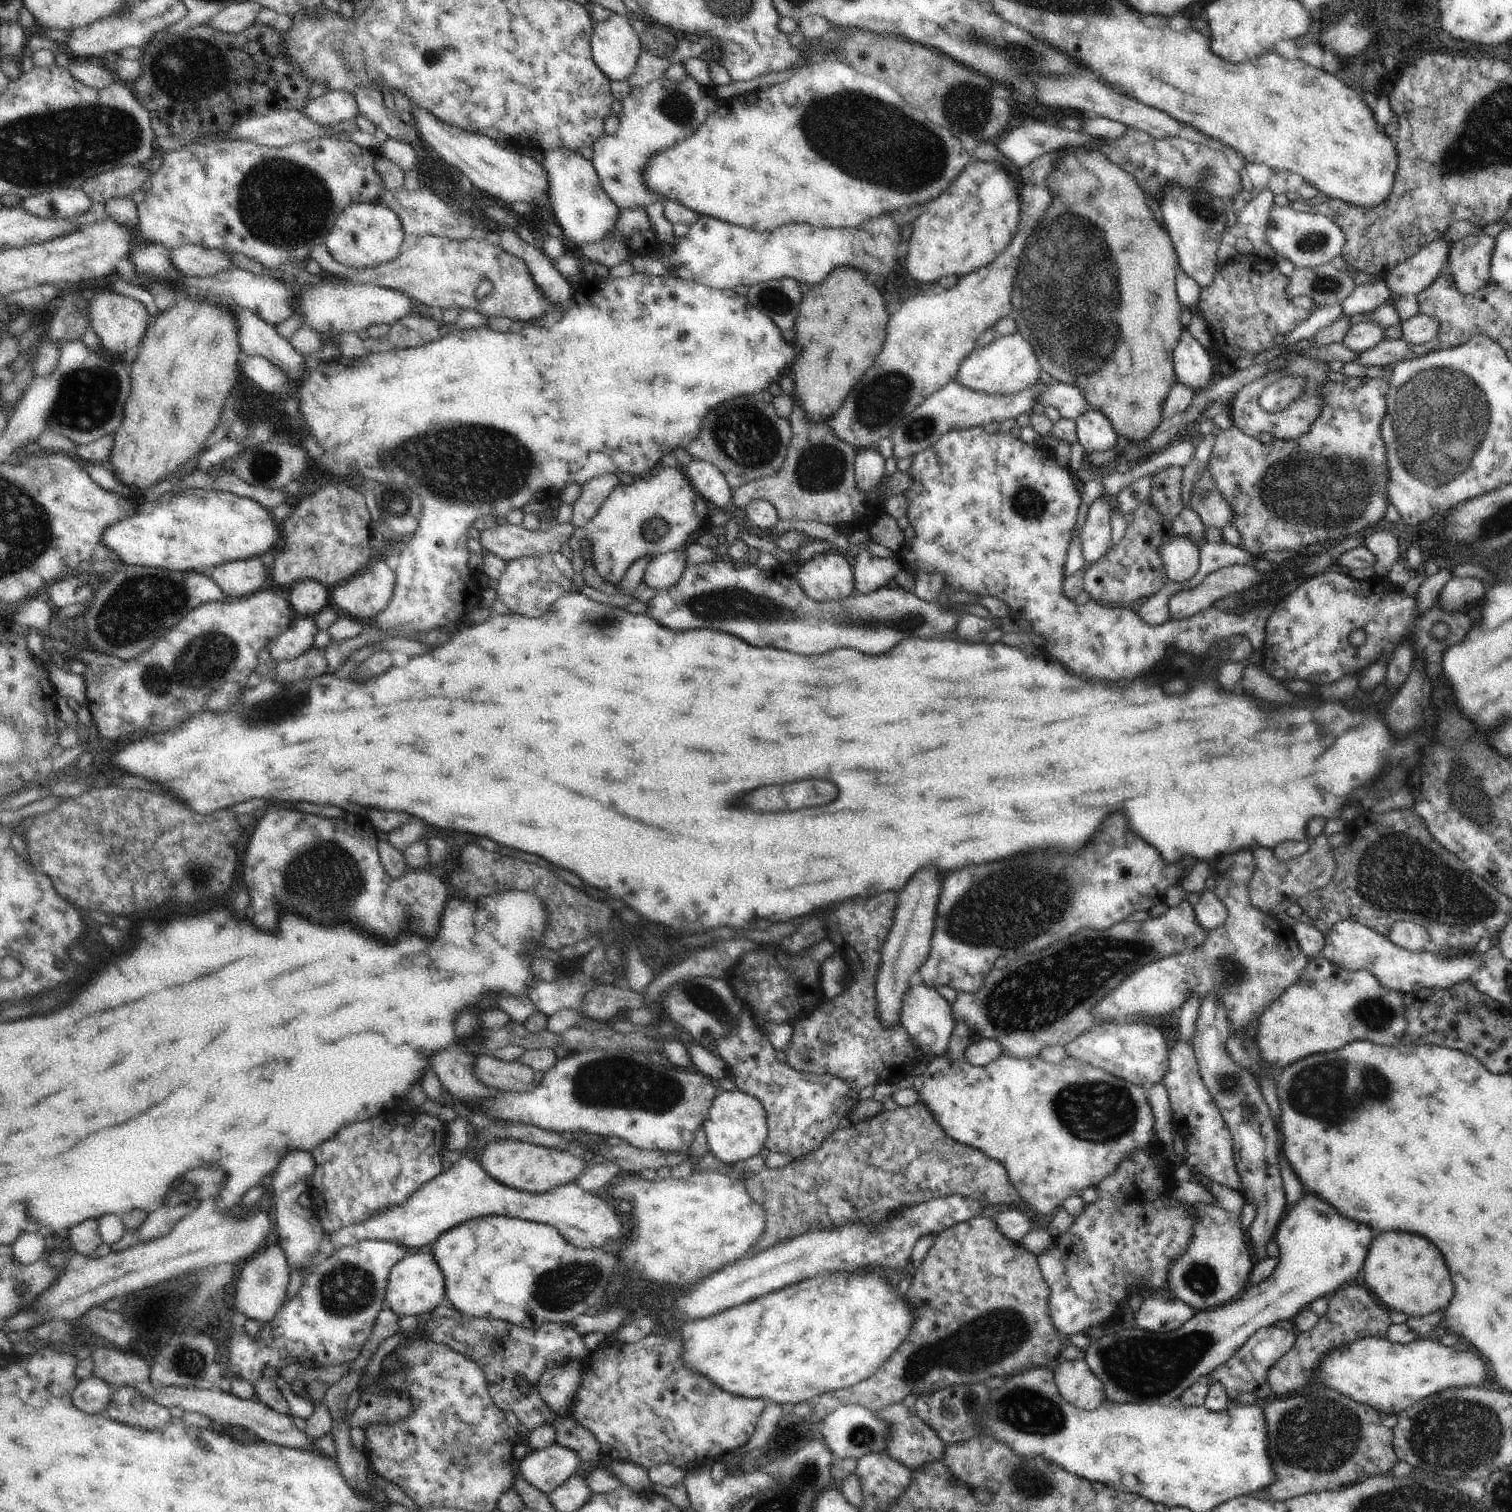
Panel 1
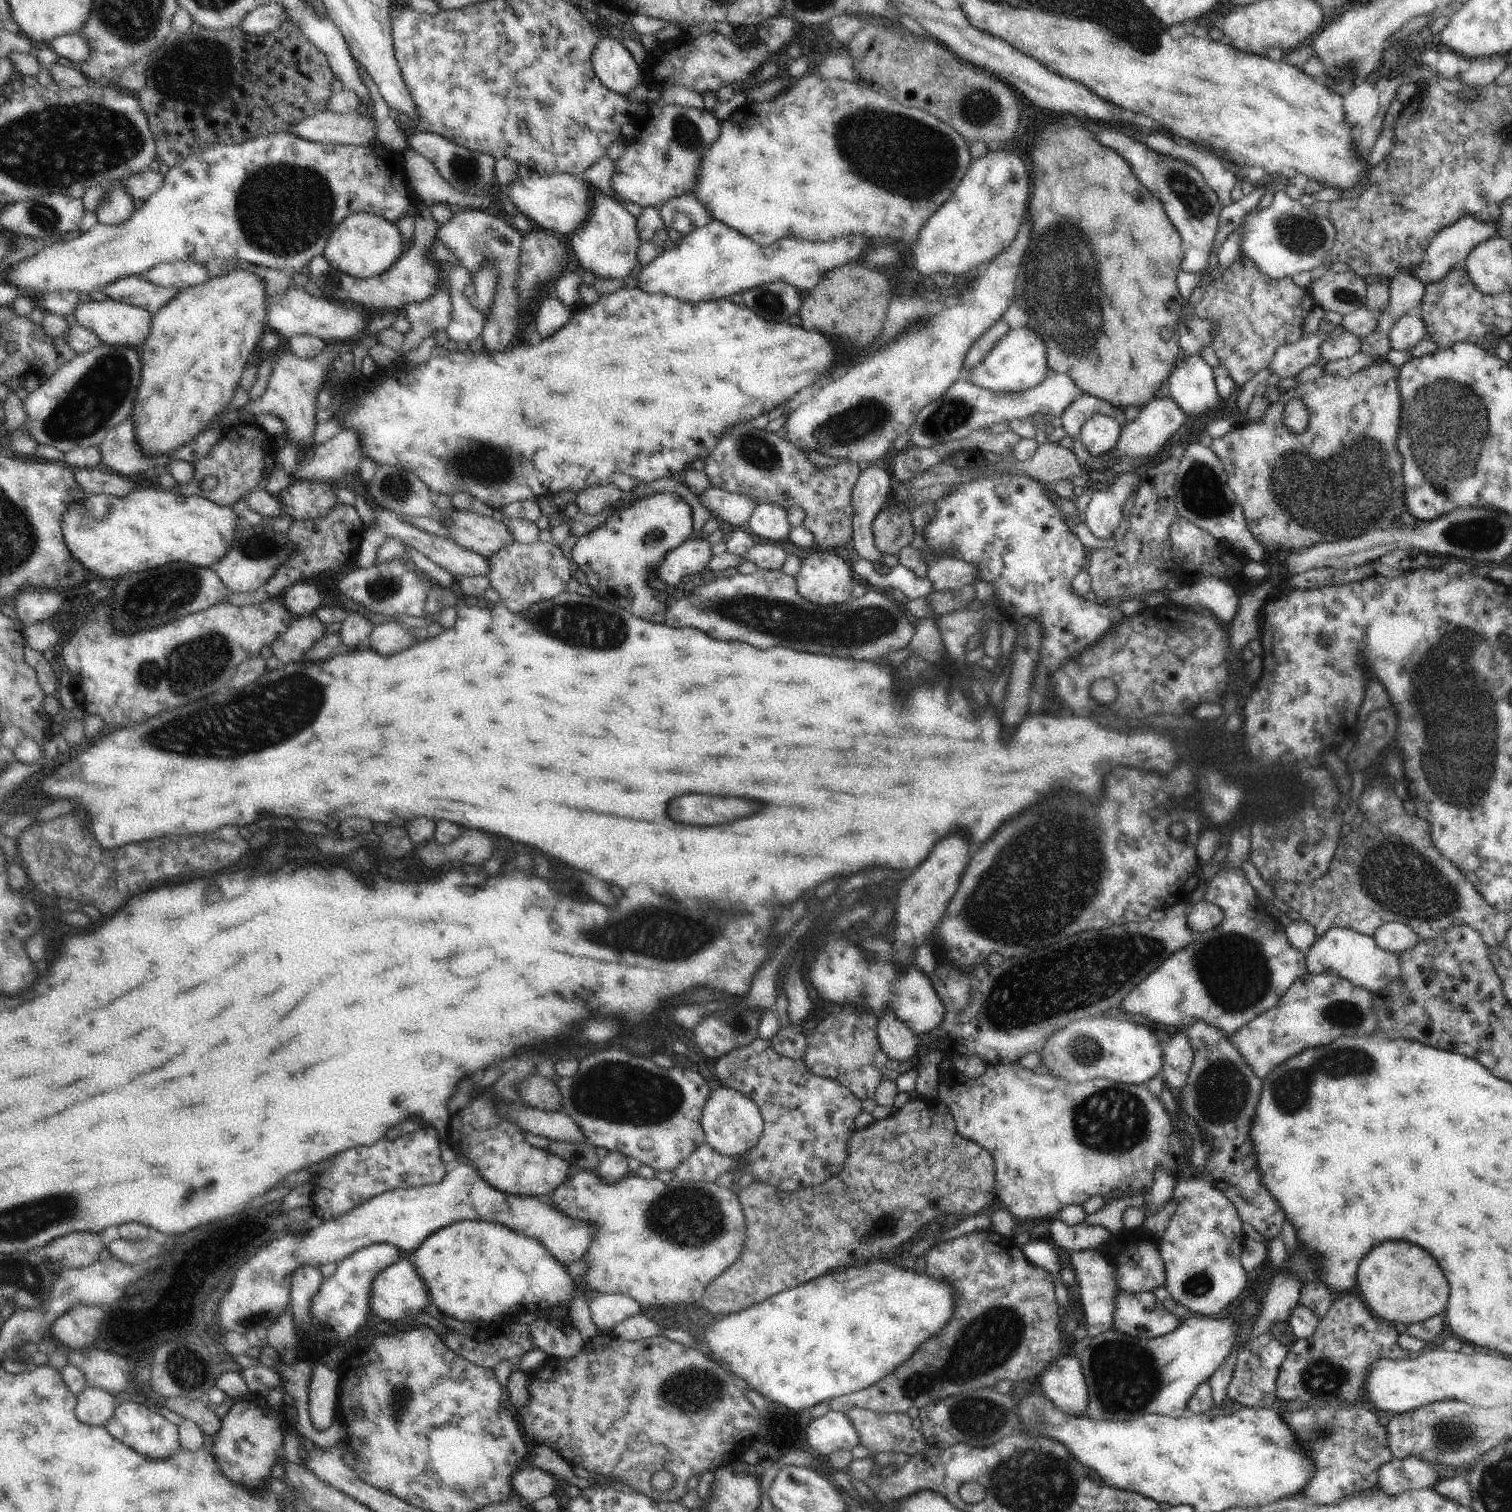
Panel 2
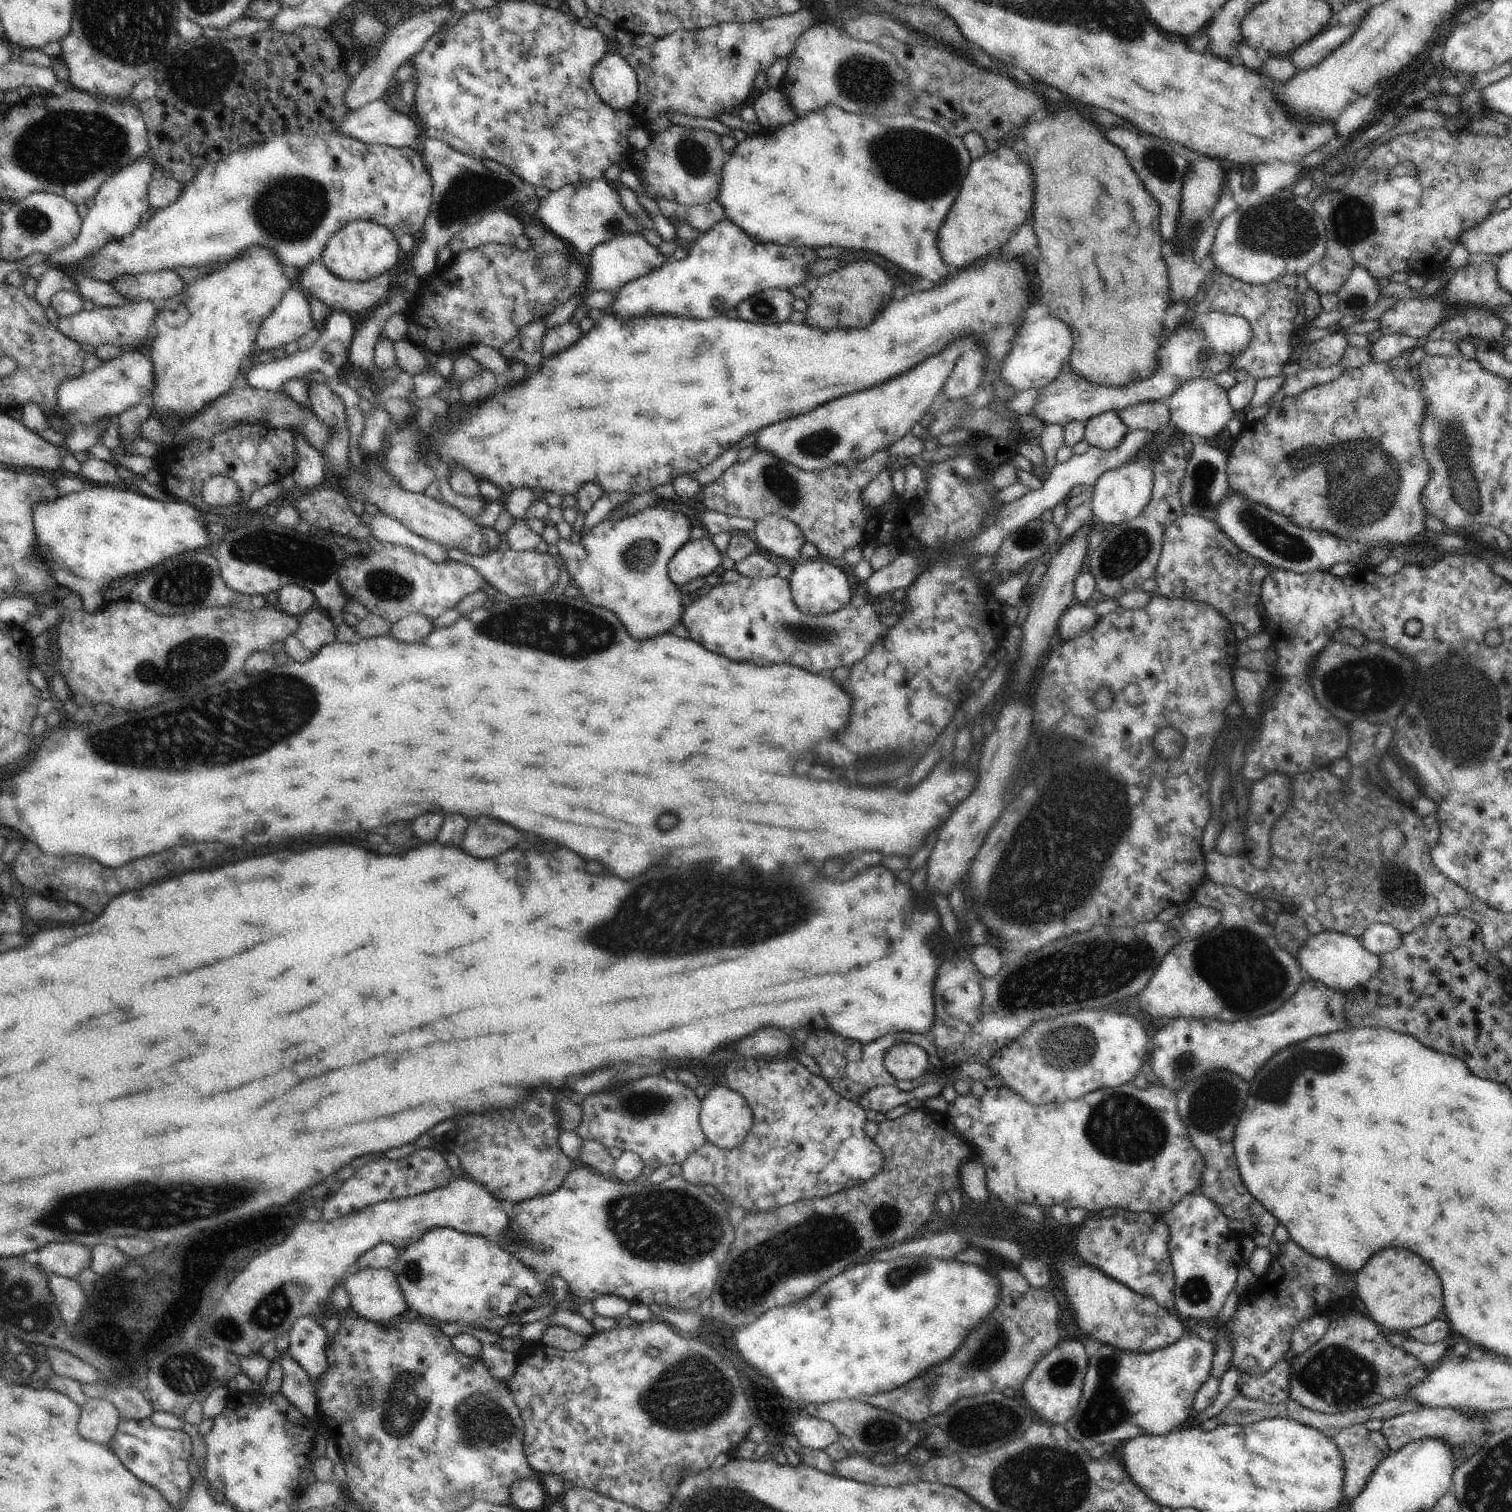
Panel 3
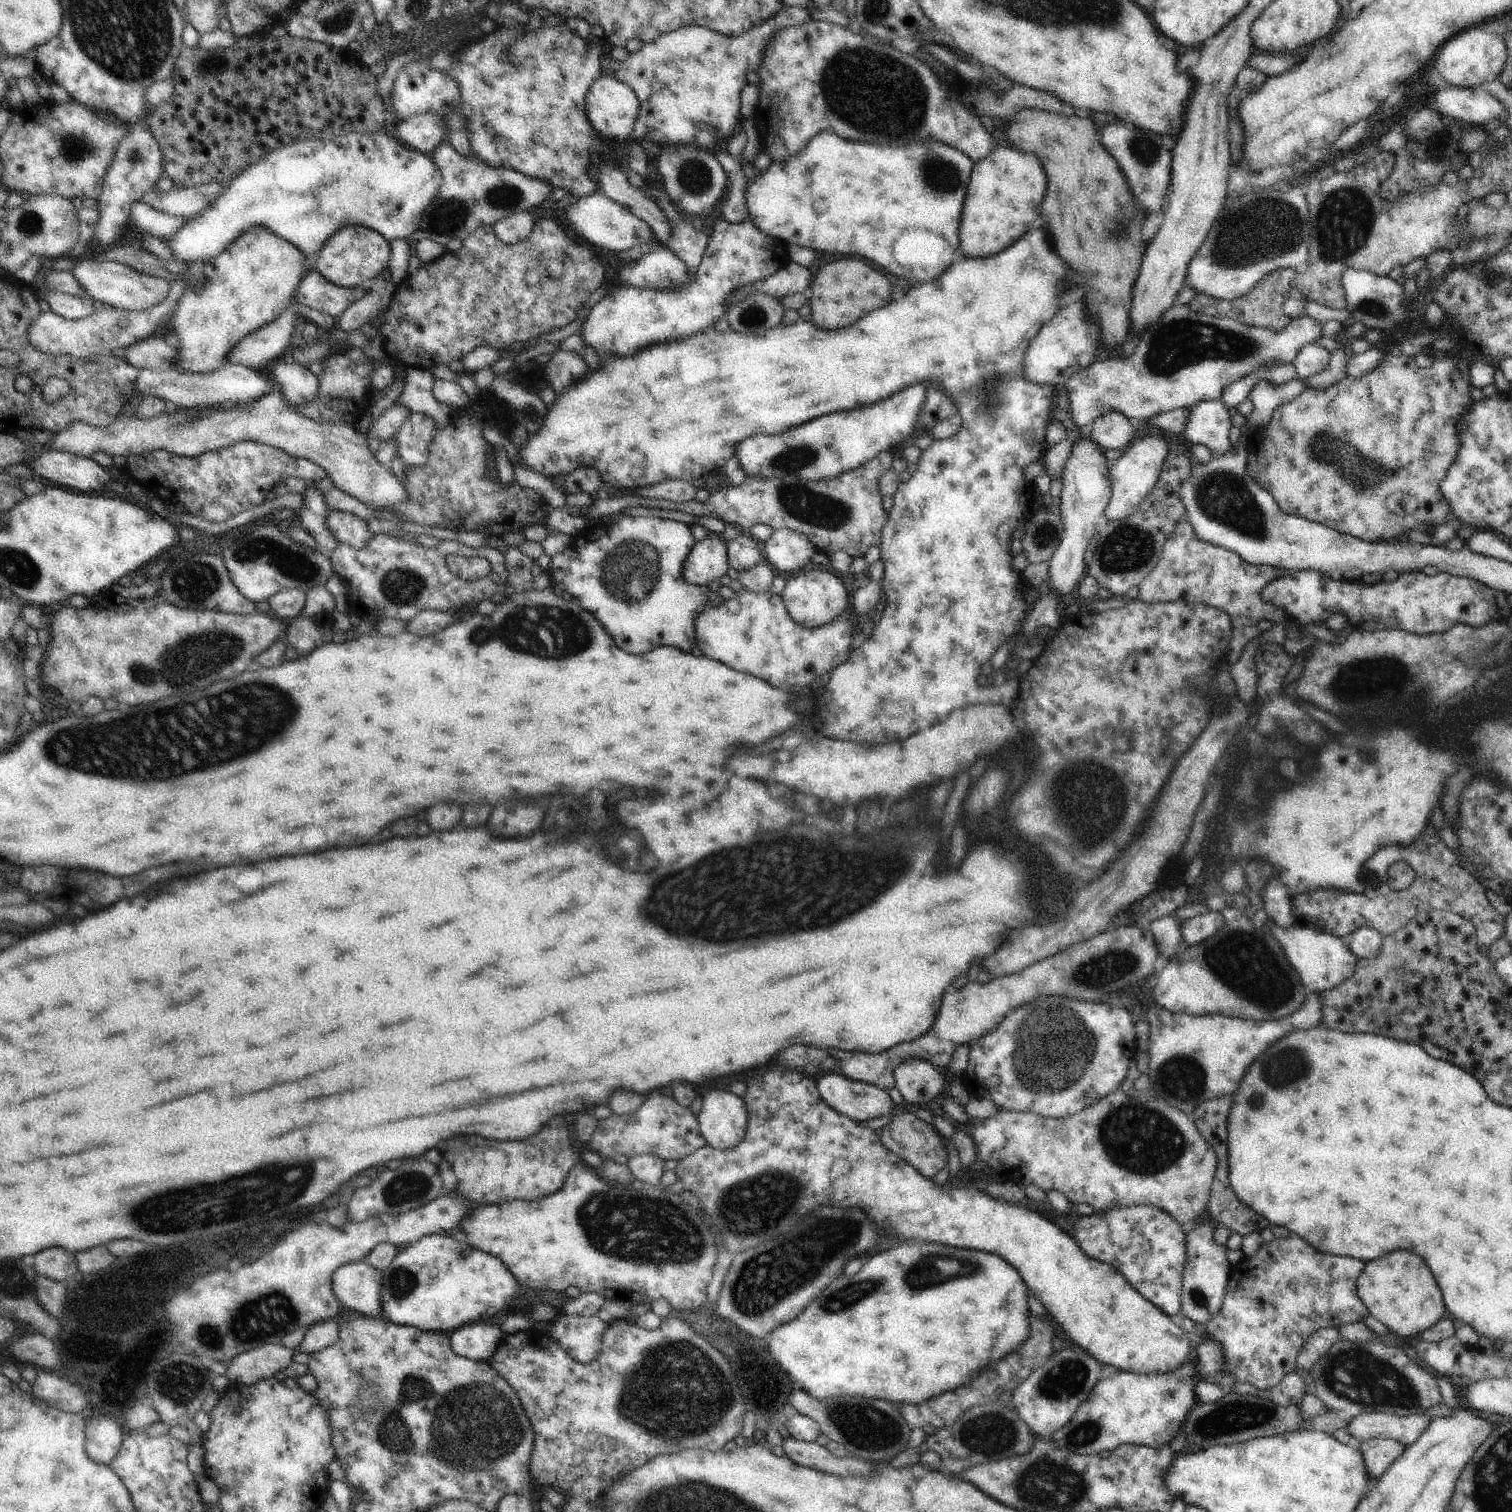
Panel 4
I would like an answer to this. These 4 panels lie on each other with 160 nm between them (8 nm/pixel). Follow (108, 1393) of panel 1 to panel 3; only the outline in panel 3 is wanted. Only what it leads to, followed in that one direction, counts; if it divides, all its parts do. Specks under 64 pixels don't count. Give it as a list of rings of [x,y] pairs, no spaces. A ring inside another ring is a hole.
[[[88,1398],[82,1407],[78,1434],[86,1440],[108,1446],[115,1437],[119,1422],[119,1410],[104,1398]]]

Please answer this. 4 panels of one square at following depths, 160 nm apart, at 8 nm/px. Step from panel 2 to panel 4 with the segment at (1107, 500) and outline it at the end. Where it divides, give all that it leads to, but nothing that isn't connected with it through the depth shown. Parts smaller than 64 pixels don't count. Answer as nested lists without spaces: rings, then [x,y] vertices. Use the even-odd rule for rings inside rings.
[[[1152,434],[1128,447],[1124,455],[1111,464],[1109,470],[1111,497],[1105,508],[1105,515],[1109,521],[1126,518],[1138,508],[1144,497],[1154,488],[1163,462],[1170,454],[1168,448],[1170,448],[1168,440],[1159,434]]]

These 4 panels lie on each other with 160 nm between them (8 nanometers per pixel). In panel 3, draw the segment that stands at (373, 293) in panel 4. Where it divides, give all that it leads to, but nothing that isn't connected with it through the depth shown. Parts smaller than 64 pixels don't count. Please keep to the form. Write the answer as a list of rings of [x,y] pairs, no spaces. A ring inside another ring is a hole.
[[[340,310],[331,312],[331,315],[324,320],[324,326],[320,331],[320,336],[311,349],[298,351],[293,355],[286,356],[285,359],[276,359],[269,364],[254,363],[245,369],[245,376],[240,375],[238,383],[253,389],[276,392],[282,391],[288,381],[300,379],[311,372],[323,372],[332,380],[334,376],[340,374],[342,364],[349,361],[349,350],[356,330],[349,313]]]

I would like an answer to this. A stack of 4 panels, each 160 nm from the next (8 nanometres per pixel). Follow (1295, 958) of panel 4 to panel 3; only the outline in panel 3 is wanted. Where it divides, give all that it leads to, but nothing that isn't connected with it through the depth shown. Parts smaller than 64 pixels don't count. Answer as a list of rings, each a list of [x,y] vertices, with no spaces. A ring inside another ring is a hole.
[[[1325,931],[1311,936],[1297,956],[1306,978],[1324,983],[1327,988],[1334,988],[1342,993],[1362,986],[1382,968],[1380,955],[1368,952],[1362,946],[1361,939],[1335,931]]]

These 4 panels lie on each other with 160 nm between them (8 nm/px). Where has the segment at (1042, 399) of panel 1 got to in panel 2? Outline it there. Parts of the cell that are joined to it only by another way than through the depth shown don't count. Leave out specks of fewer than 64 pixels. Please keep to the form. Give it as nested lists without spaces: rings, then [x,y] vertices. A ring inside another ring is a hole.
[[[1088,393],[1075,400],[1060,417],[1059,425],[1067,432],[1068,436],[1076,437],[1082,425],[1095,414],[1105,414],[1115,418],[1120,423],[1124,422],[1125,415],[1122,407],[1115,407],[1111,402],[1102,400]]]

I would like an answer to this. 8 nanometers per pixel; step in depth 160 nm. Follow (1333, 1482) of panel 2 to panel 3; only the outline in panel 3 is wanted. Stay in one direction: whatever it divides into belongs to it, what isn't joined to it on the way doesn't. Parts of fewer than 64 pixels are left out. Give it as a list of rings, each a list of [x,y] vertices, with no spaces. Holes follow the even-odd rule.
[[[1354,1424],[1329,1435],[1339,1446],[1345,1460],[1343,1491],[1346,1500],[1354,1500],[1366,1486],[1376,1467],[1392,1452],[1381,1430],[1370,1431]]]

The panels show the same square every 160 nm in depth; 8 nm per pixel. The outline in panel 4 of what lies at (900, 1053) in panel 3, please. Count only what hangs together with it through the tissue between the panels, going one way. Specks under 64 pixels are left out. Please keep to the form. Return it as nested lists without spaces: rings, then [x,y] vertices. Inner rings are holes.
[[[918,1058],[904,1061],[893,1072],[895,1087],[902,1094],[904,1104],[926,1107],[947,1093],[948,1080],[945,1072]]]

